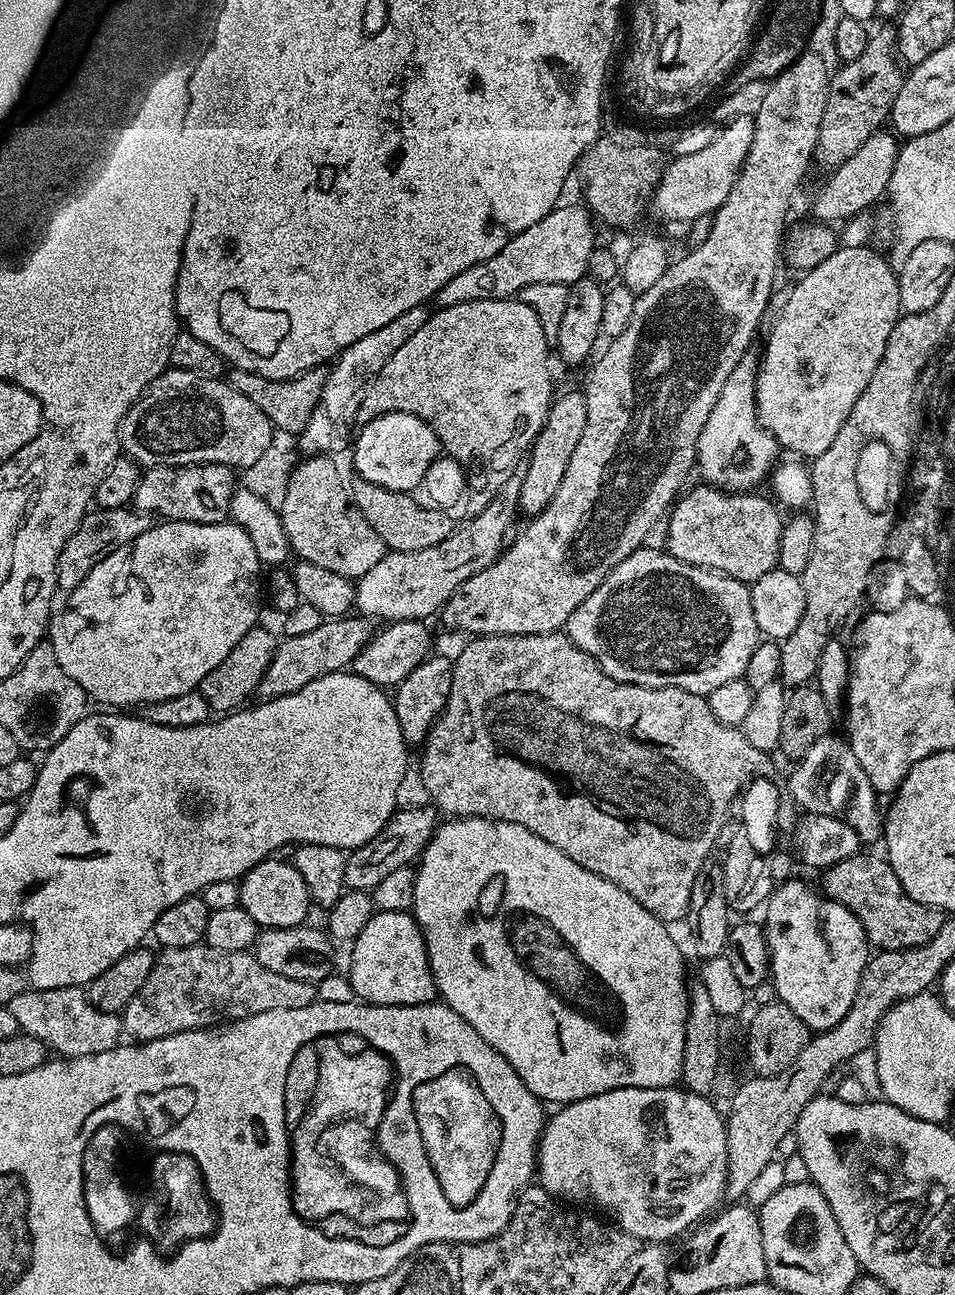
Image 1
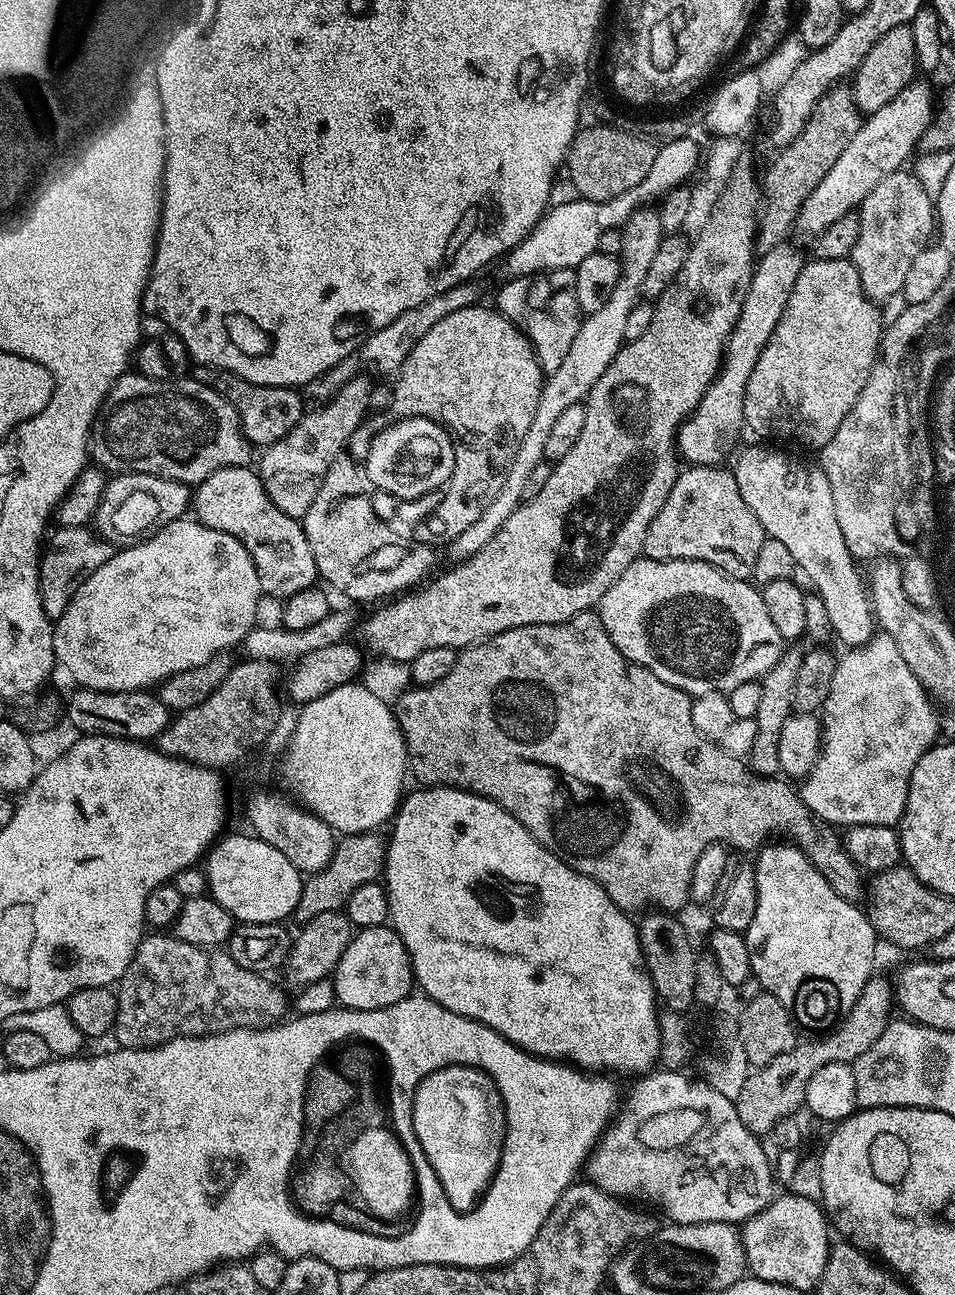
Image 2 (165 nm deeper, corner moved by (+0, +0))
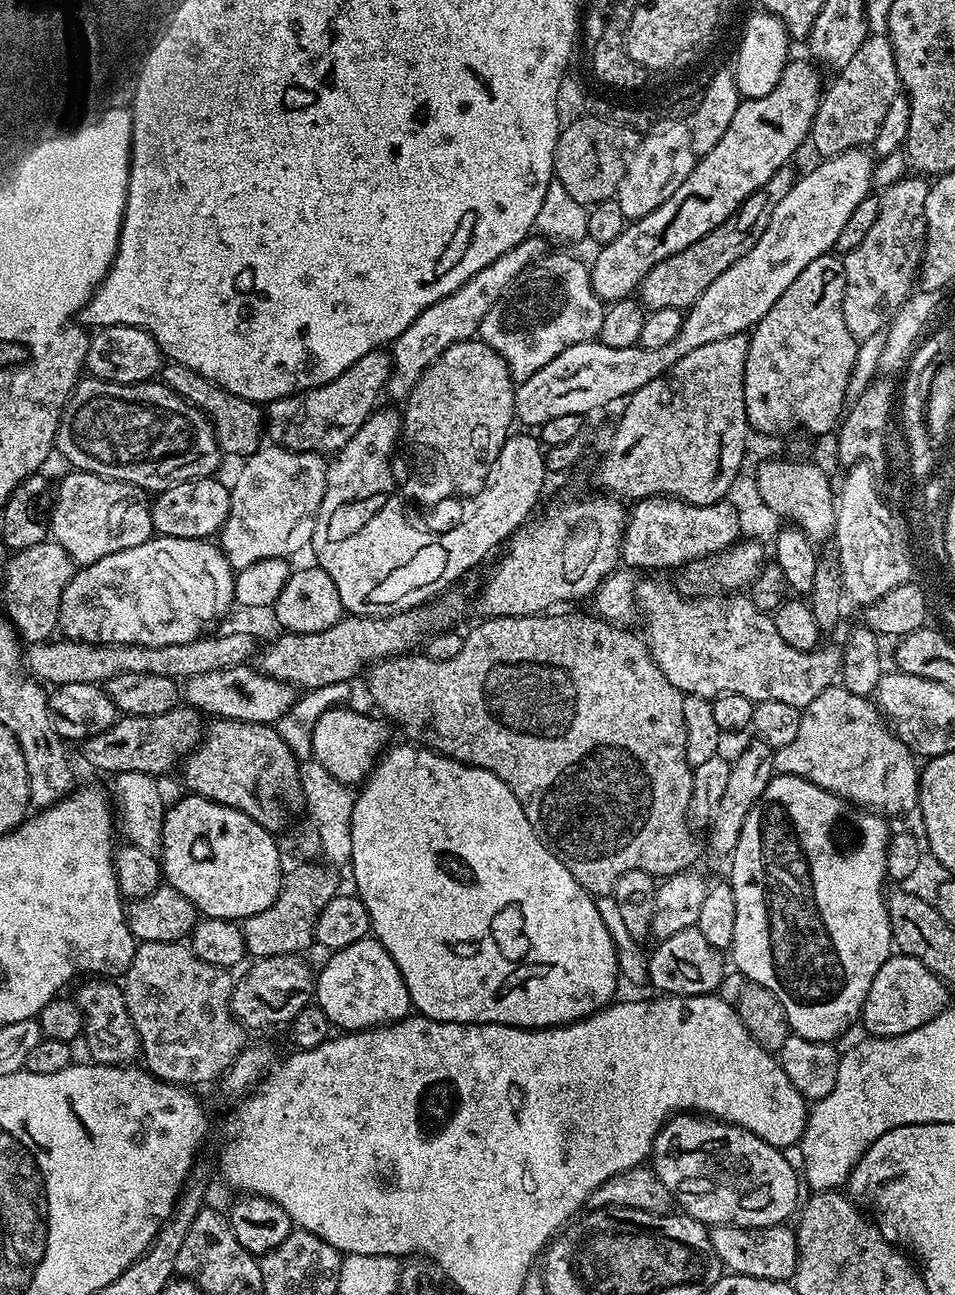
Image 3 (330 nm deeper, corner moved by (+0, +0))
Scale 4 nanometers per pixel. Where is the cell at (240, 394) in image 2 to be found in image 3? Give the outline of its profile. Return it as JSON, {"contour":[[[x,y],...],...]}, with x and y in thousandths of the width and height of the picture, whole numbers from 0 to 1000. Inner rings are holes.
{"contour":[[[173,280],[168,285],[166,293],[175,300],[182,301],[182,304],[190,306],[196,312],[201,312],[208,318],[218,320],[228,344],[236,353],[259,354],[274,345],[274,337],[279,334],[279,321],[273,313],[265,309],[249,307],[249,304],[241,304],[241,301],[232,301],[232,298],[212,292],[212,289],[199,286],[199,283]]]}

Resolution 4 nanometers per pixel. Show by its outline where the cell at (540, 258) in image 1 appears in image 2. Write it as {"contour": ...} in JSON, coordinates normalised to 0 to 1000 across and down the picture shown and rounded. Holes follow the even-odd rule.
{"contour":[[[494,218],[481,219],[471,224],[460,225],[458,229],[446,233],[442,233],[442,236],[434,236],[434,239],[425,239],[425,242],[417,242],[417,246],[413,246],[413,249],[408,249],[408,252],[400,252],[400,255],[396,255],[382,266],[377,266],[375,274],[363,275],[357,281],[351,281],[345,287],[340,287],[338,290],[334,290],[332,293],[321,297],[321,305],[324,307],[327,305],[329,308],[335,309],[331,310],[342,310],[360,296],[381,284],[390,283],[392,286],[399,287],[402,290],[407,290],[406,291],[418,287],[421,280],[425,280],[425,273],[429,273],[429,270],[434,270],[438,261],[442,261],[442,258],[446,258],[446,255],[450,255],[450,252],[454,252],[454,249],[463,249],[463,246],[467,246],[467,242],[475,242],[475,239],[493,238],[499,234],[496,220],[497,219]]]}

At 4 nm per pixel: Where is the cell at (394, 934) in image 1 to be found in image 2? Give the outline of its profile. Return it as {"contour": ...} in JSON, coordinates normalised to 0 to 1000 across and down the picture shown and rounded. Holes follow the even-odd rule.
{"contour":[[[408,715],[400,717],[378,717],[362,731],[347,758],[352,766],[351,775],[357,778],[400,780],[421,774],[432,765],[434,754],[431,744],[421,724]]]}

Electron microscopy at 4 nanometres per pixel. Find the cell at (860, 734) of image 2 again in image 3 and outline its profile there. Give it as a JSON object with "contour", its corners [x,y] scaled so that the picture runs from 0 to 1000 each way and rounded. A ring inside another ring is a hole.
{"contour":[[[872,530],[861,533],[861,536],[857,536],[857,539],[852,539],[852,542],[848,542],[848,545],[839,549],[836,567],[831,570],[831,573],[827,573],[827,576],[819,576],[818,578],[812,578],[808,585],[810,585],[810,592],[817,590],[816,598],[835,599],[844,604],[850,604],[852,607],[861,607],[861,610],[869,610],[875,615],[880,615],[883,618],[888,618],[892,621],[906,625],[925,629],[930,632],[935,632],[934,630],[947,630],[950,627],[958,628],[960,626],[961,619],[963,617],[963,601],[961,598],[961,590],[959,593],[958,588],[960,589],[960,588],[957,586],[957,582],[939,570],[930,557],[926,555],[921,547],[917,546],[916,543],[914,543],[910,538],[892,536],[890,533],[884,531]]]}

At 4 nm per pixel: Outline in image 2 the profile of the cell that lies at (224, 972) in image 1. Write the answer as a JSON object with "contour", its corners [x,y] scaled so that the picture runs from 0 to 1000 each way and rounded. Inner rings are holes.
{"contour":[[[155,721],[148,725],[142,732],[138,742],[130,749],[130,754],[124,758],[120,764],[121,773],[124,774],[124,783],[121,784],[121,793],[119,801],[121,806],[128,809],[162,809],[165,806],[173,806],[187,800],[220,800],[223,797],[240,797],[243,794],[280,794],[292,788],[301,778],[304,778],[304,772],[297,770],[297,766],[289,760],[284,760],[280,753],[262,749],[253,749],[245,740],[237,734],[228,732],[213,732],[212,731],[199,731],[199,727],[191,727],[180,721]]]}

